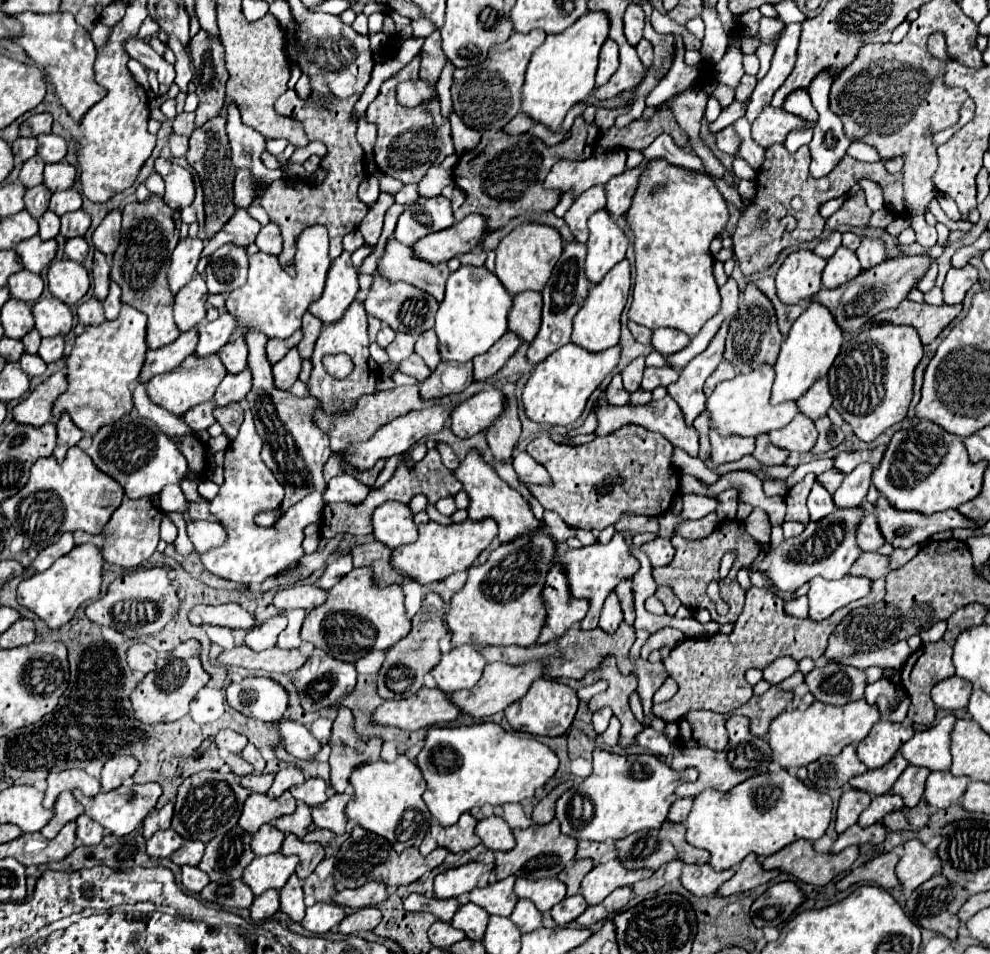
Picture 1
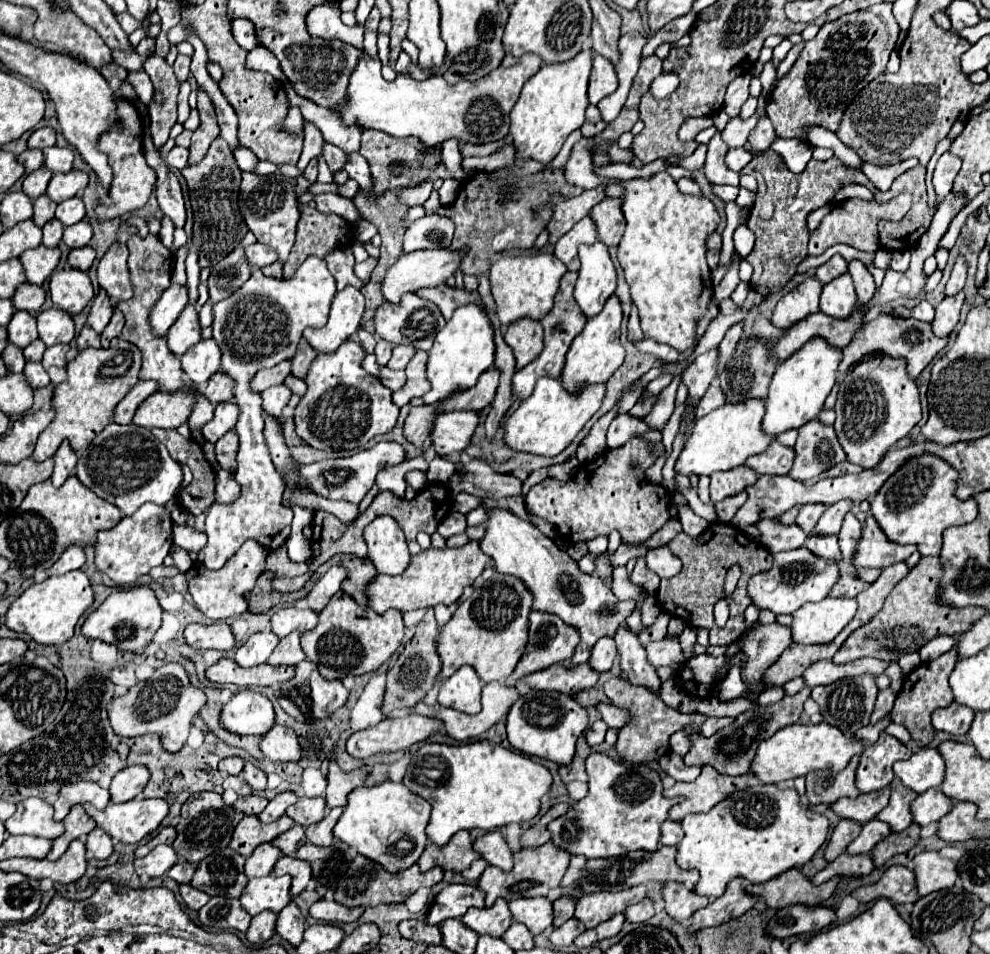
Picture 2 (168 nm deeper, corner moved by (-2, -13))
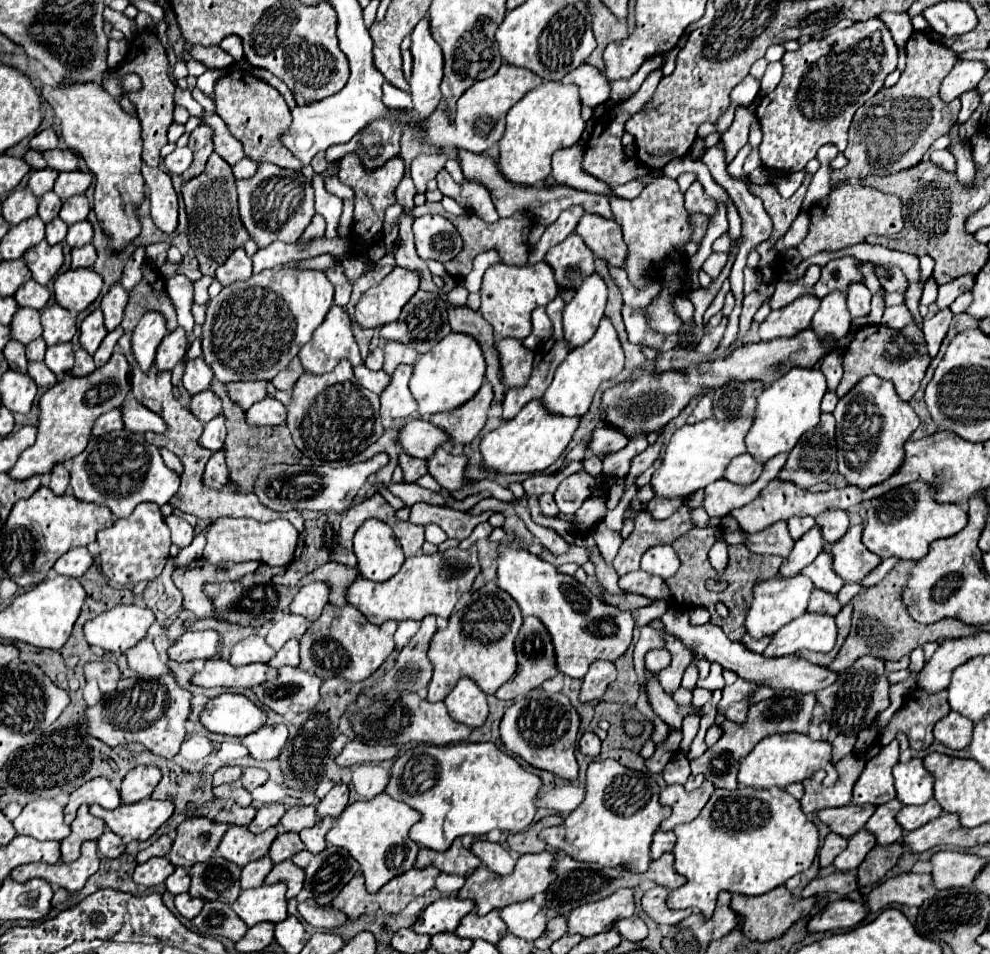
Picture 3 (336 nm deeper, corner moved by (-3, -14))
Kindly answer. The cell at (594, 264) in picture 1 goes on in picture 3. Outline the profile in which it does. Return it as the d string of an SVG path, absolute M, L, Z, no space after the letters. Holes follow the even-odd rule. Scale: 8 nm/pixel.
M590 275L576 291L574 299L562 311L564 341L570 349L582 347L596 333L608 299L606 283L598 275Z

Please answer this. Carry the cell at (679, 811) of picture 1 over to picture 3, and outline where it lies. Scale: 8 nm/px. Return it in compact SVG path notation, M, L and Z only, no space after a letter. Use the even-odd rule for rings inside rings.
M656 831L656 835L654 835L654 841L652 841L652 859L658 859L662 853L668 853L668 851L672 851L672 847L674 847L674 843L676 843L676 835L672 833L672 831Z

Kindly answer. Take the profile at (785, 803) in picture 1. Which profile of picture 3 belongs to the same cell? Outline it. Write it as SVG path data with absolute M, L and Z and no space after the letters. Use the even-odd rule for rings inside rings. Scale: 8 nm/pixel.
M738 787L736 791L724 791L716 789L712 797L708 799L702 813L684 825L676 825L674 833L678 837L674 845L674 871L684 875L688 879L686 885L670 891L666 905L670 909L698 909L704 919L712 917L716 895L720 891L740 893L740 895L762 895L768 893L780 885L786 883L786 879L806 871L818 851L818 829L808 817L800 811L800 803L788 795L786 791L780 791L774 795L768 789L752 789L752 787Z

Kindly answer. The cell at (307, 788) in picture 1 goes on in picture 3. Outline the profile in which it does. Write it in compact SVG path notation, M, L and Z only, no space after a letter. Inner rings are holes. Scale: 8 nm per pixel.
M290 807L284 817L282 817L282 827L284 831L292 831L292 833L300 833L302 829L308 829L308 827L314 827L316 823L316 809L314 807Z

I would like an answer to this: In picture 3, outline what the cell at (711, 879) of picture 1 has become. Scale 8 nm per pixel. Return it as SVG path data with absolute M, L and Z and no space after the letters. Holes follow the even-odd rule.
M652 887L642 897L642 911L658 925L676 925L692 913L688 909L682 909L682 911L668 909L664 905L664 897L668 897L668 889L664 887Z

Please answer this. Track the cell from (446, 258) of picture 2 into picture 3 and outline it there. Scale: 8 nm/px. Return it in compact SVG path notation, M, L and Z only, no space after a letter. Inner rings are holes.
M394 267L376 287L370 287L354 307L354 323L376 329L400 317L404 303L418 291L418 273Z

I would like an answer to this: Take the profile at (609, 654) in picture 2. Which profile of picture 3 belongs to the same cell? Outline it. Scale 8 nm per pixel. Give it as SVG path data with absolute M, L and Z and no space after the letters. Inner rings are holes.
M592 663L582 681L580 703L590 703L590 705L600 703L604 691L610 687L610 683L614 683L614 679L616 679L614 663Z

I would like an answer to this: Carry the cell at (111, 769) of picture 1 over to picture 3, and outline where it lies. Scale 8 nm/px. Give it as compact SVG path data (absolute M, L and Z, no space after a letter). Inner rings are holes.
M134 767L122 781L120 795L122 803L136 803L152 795L154 787L160 783L162 773L158 767Z

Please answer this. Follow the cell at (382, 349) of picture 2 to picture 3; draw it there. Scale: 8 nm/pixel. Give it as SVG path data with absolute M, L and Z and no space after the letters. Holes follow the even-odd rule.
M378 347L378 349L374 349L374 351L368 355L368 359L364 361L364 365L366 365L368 369L372 369L372 371L380 371L380 369L382 369L382 359L384 359L384 353L382 353L382 349Z

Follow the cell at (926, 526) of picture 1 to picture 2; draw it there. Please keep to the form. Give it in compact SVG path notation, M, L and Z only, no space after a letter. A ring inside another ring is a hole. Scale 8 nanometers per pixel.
M869 514L867 522L863 526L863 538L859 542L859 554L855 556L857 566L869 566L869 568L887 568L895 562L905 562L917 546L913 544L897 544L891 542L877 520Z

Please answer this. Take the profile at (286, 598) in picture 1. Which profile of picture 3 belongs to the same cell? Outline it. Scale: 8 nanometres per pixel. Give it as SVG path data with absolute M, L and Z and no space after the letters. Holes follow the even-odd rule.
M286 613L280 621L272 623L272 629L268 631L266 641L274 651L278 651L288 639L300 639L306 629L308 629L306 619L300 619L300 615Z

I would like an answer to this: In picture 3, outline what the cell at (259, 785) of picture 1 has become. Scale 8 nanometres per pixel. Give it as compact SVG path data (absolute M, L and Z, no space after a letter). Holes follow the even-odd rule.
M230 805L224 807L212 821L214 823L228 823L228 825L240 825L246 827L256 815L254 807L240 807L240 805Z

